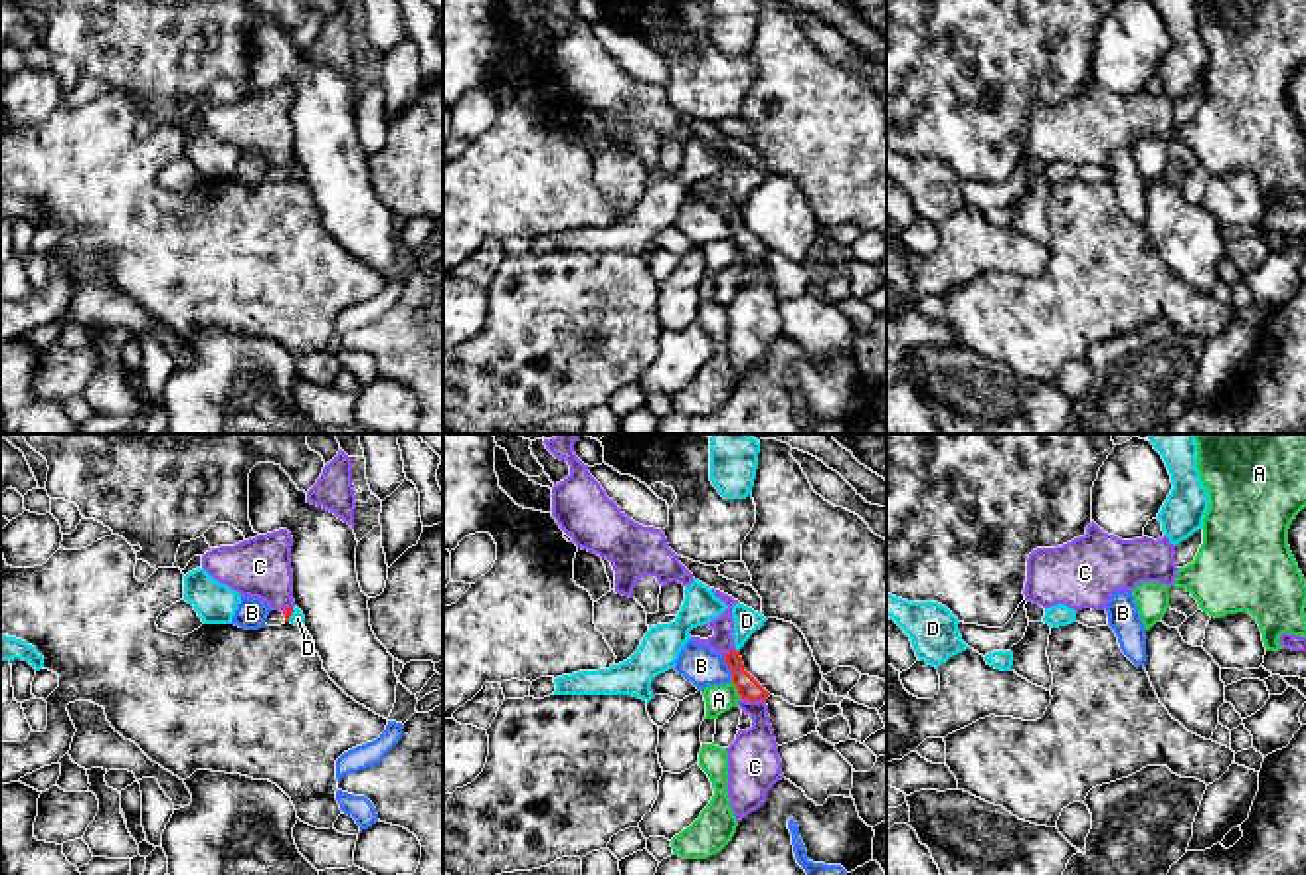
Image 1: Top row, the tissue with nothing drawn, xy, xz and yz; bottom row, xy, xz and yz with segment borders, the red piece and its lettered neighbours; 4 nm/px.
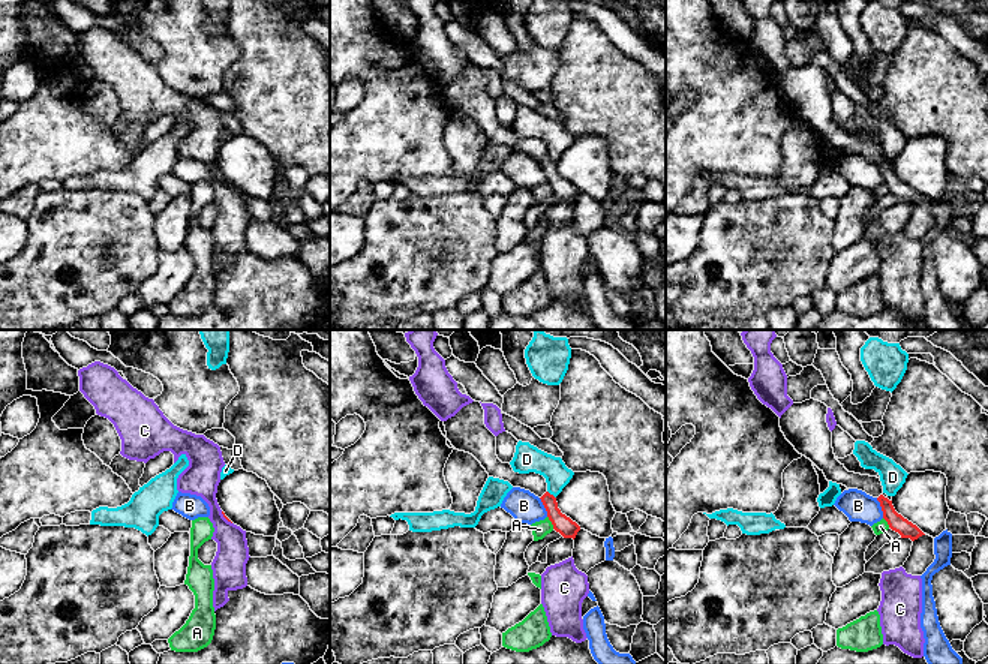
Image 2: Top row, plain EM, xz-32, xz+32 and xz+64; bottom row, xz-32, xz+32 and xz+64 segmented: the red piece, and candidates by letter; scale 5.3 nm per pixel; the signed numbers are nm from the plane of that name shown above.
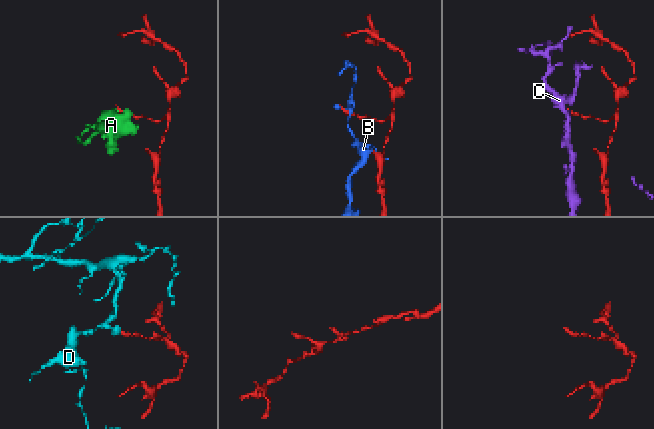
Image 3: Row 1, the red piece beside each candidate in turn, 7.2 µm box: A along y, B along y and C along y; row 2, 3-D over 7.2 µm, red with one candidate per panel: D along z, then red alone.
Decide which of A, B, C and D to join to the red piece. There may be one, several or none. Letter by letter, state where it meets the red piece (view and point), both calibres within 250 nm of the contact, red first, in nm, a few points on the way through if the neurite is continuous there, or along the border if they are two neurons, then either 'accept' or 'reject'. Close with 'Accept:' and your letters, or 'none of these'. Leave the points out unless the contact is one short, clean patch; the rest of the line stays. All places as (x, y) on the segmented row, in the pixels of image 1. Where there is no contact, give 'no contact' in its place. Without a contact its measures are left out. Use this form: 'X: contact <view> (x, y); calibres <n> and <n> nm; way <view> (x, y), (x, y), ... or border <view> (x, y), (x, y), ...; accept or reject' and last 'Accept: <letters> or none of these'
A: contact xz (737, 687); calibres 90 and 110 nm; reject
B: contact xz (729, 666); calibres 90 and 160 nm; reject
C: contact xz (752, 699); calibres 90 and 200 nm; reject
D: contact xz (735, 650); calibres 90 and 100 nm; border xz (735, 650), (739, 652); reject
Accept: none of these

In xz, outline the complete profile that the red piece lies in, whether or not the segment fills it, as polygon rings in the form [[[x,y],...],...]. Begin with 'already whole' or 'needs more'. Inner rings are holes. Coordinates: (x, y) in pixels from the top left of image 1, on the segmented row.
already whole; [[[730,651],[724,655],[726,665],[732,671],[732,683],[738,689],[738,695],[746,701],[766,701],[770,693],[760,685],[746,669],[740,657],[740,651]]]

